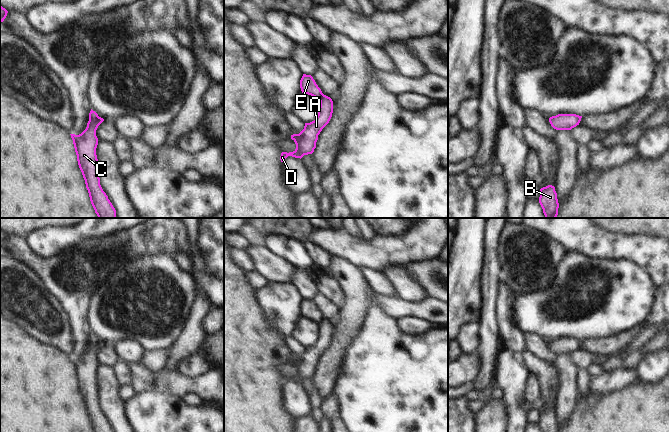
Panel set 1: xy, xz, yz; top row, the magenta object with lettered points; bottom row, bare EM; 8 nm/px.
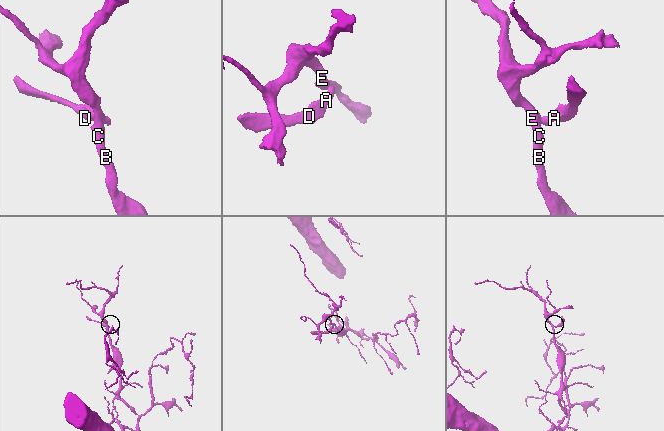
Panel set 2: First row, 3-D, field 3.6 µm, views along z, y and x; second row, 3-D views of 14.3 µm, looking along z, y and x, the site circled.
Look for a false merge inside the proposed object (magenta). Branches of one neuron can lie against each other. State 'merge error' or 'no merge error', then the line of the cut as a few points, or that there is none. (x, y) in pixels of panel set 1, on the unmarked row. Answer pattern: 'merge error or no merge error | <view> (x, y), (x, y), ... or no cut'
merge error | xz (323, 318), (319, 323)

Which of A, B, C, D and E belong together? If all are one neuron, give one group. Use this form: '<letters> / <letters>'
A D / B C E

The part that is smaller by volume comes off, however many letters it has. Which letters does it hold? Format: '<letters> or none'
A, D

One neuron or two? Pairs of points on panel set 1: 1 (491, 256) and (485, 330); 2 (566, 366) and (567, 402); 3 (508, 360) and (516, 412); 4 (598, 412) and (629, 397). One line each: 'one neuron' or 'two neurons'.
1: one neuron
2: one neuron
3: one neuron
4: one neuron

